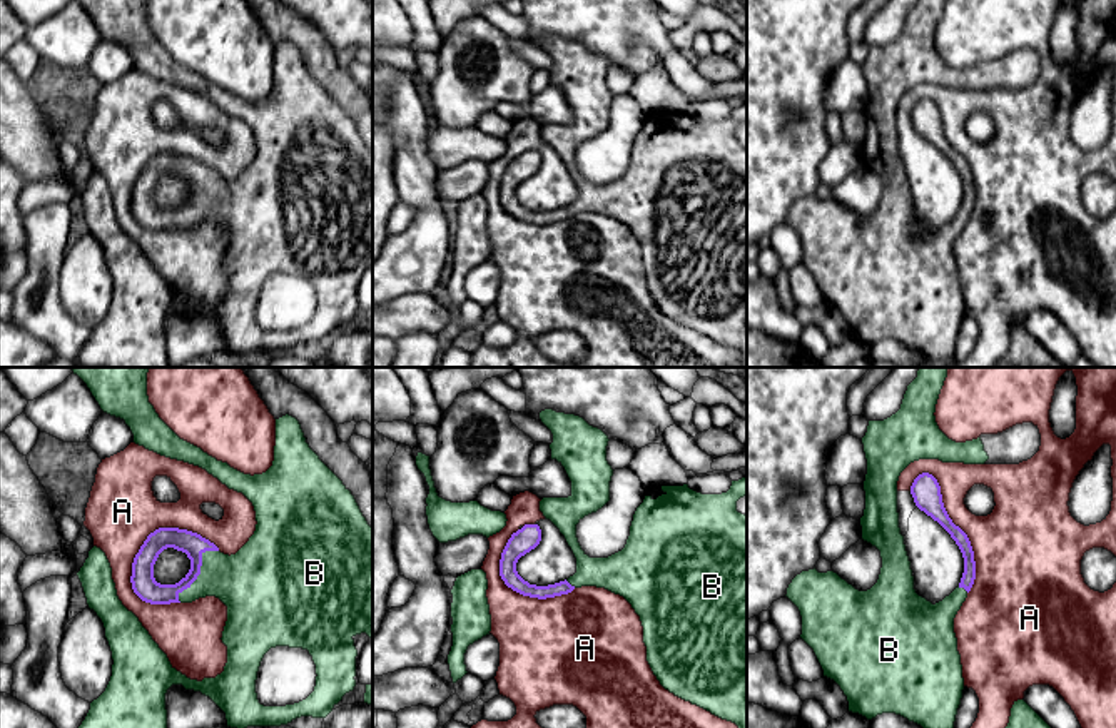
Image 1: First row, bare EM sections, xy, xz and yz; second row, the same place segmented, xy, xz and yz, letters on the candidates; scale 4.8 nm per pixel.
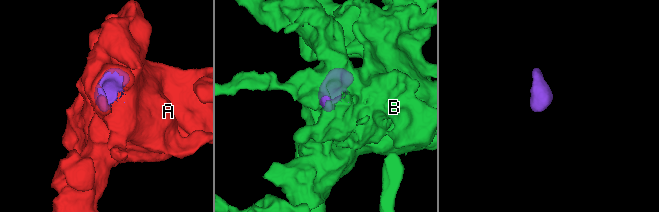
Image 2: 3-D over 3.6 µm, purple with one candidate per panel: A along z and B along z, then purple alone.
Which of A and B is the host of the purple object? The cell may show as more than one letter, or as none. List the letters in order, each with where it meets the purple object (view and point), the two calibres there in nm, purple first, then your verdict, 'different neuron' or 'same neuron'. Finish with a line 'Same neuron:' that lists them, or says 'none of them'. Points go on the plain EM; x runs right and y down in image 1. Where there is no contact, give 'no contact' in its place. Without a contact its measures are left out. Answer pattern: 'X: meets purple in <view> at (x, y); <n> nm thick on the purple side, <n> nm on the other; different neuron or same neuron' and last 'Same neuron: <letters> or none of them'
A: meets purple in xy at (159, 154); 110 nm thick on the purple side, 340 nm on the other; different neuron
B: meets purple in xy at (199, 197); 110 nm thick on the purple side, 320 nm on the other; same neuron
Same neuron: B

